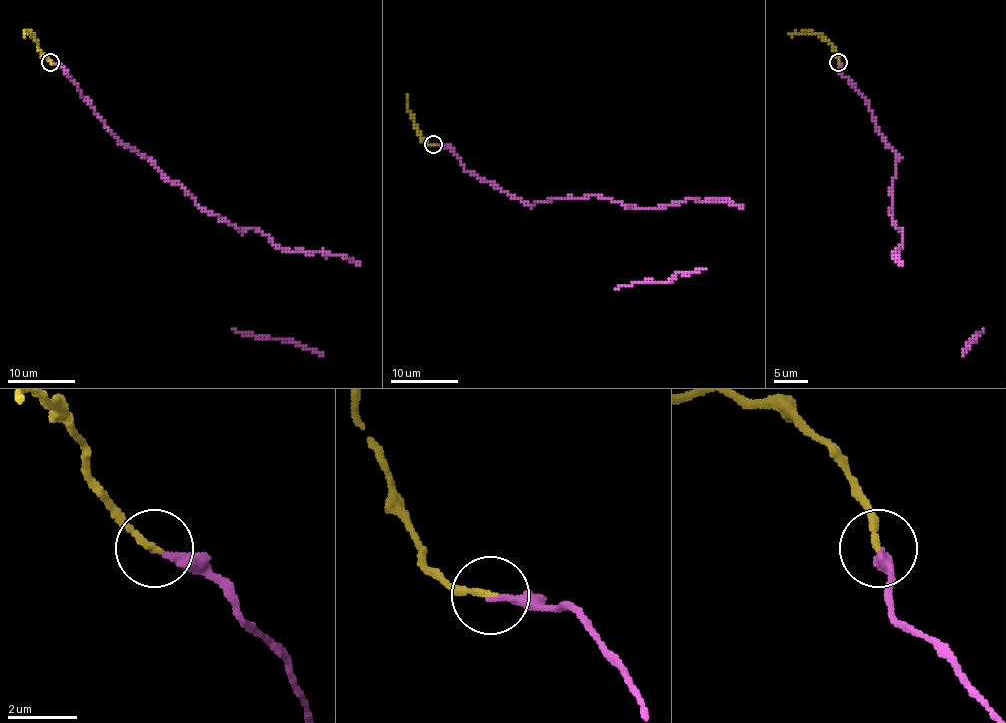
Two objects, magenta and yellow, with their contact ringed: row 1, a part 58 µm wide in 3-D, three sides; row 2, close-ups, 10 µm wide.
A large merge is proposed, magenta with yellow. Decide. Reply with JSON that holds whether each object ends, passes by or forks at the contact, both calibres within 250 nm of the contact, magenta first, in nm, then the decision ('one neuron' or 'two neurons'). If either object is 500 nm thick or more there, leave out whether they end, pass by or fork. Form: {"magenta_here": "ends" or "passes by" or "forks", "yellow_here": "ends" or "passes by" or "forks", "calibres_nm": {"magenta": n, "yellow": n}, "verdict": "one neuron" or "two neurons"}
{"magenta_here": "ends", "yellow_here": "ends", "calibres_nm": {"magenta": 190, "yellow": 190}, "verdict": "one neuron"}

